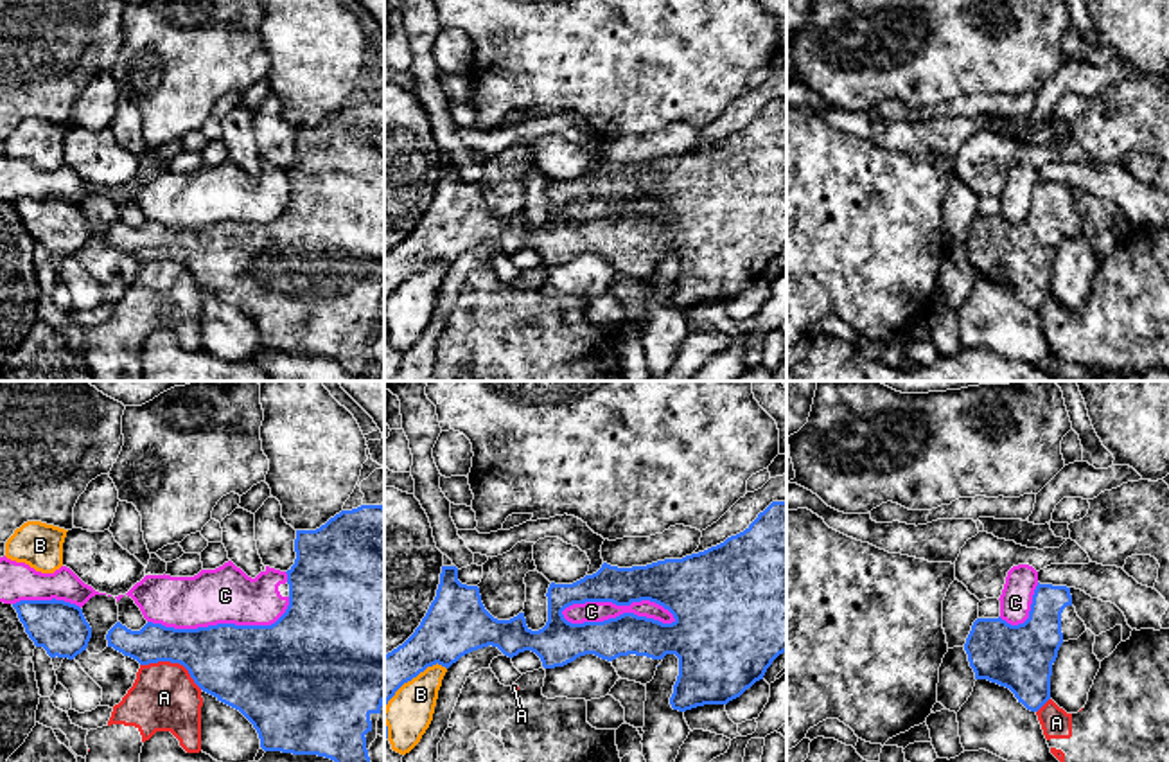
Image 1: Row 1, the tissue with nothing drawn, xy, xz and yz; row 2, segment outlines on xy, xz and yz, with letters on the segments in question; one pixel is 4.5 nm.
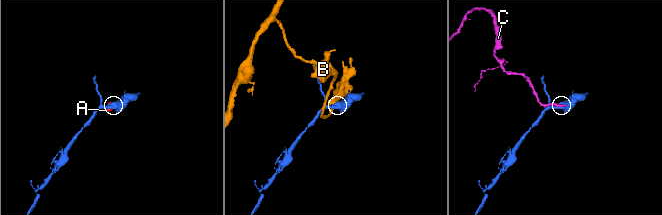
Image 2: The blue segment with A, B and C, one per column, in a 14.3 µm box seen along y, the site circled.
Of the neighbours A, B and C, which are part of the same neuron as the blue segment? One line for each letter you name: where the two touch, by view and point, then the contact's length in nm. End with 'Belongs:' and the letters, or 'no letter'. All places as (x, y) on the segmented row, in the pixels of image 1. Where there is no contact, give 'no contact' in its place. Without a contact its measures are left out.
Belongs: no letter

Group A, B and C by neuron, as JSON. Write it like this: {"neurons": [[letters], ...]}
{"neurons": [["A"], ["B"], ["C"]]}

